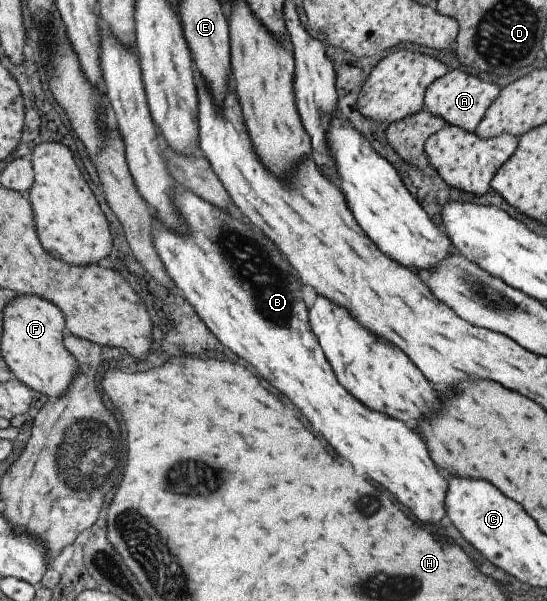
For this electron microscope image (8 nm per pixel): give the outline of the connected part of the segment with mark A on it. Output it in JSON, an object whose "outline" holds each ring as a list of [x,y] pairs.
{"outline":[[[452,70],[433,80],[426,87],[423,94],[423,108],[432,116],[443,119],[446,125],[452,125],[466,132],[474,133],[476,125],[482,120],[486,109],[494,102],[498,93],[499,90],[493,83],[458,70]]]}

